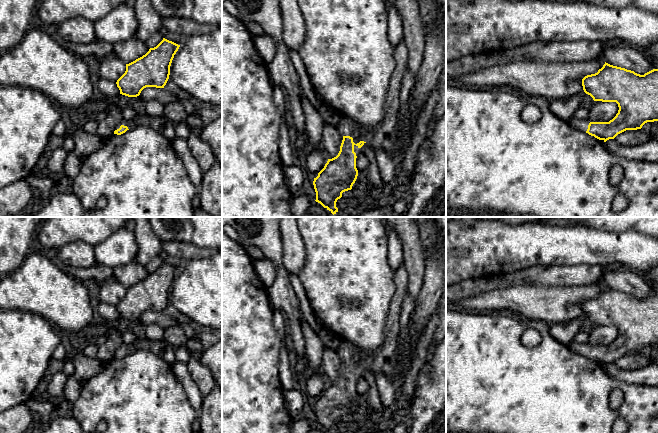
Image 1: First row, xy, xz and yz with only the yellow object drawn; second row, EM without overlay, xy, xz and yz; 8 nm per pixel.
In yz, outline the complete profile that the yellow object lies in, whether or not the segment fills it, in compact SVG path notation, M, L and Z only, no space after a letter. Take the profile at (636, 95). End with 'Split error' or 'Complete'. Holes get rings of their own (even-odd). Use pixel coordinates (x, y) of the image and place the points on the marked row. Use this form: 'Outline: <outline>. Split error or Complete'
Outline: M605 62L597 73L582 79L583 90L594 101L616 102L619 110L609 122L571 118L569 123L606 142L626 130L658 121L658 69L644 75Z. Split error

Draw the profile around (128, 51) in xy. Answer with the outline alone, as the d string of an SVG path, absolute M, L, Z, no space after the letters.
M132 38L115 43L113 55L121 59L125 64L129 64L145 55L148 51L149 48L145 42Z

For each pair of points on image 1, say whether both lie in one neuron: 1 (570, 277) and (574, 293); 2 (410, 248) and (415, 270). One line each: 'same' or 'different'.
1: different
2: same

